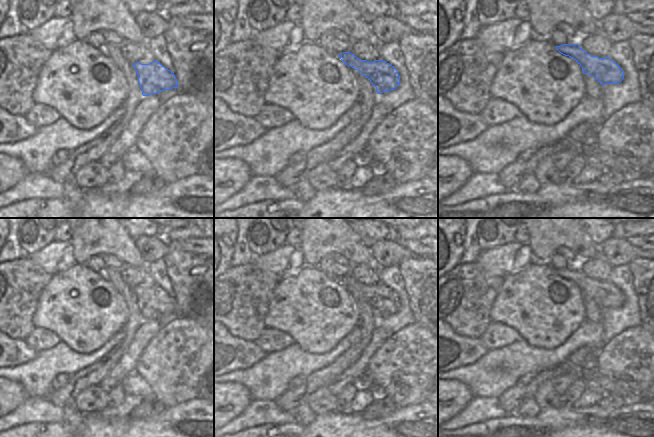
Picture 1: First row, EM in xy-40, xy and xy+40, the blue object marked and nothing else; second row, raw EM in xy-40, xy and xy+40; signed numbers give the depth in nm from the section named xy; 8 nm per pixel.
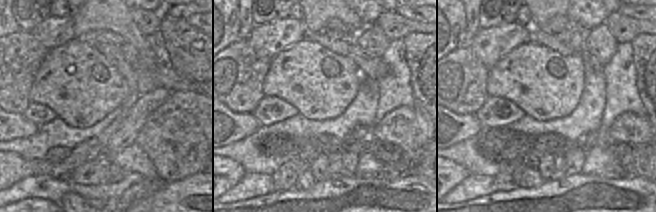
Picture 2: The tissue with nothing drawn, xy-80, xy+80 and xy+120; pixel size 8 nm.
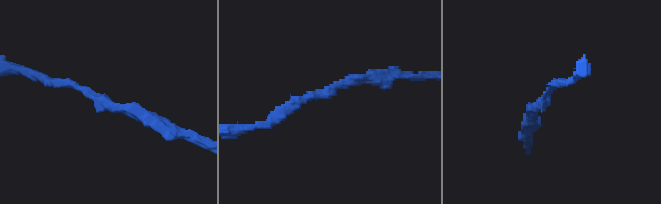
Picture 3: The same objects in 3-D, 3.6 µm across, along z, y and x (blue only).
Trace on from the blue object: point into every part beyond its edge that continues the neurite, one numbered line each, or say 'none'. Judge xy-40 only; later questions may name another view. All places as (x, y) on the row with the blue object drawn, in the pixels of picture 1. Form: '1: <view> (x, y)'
none

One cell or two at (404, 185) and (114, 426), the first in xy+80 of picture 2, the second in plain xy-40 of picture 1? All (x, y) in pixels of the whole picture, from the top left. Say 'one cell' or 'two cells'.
one cell

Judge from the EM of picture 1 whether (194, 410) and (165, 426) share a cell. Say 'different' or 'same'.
same

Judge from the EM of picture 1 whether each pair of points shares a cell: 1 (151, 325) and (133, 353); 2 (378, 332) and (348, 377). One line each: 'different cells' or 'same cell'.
1: same cell
2: same cell

